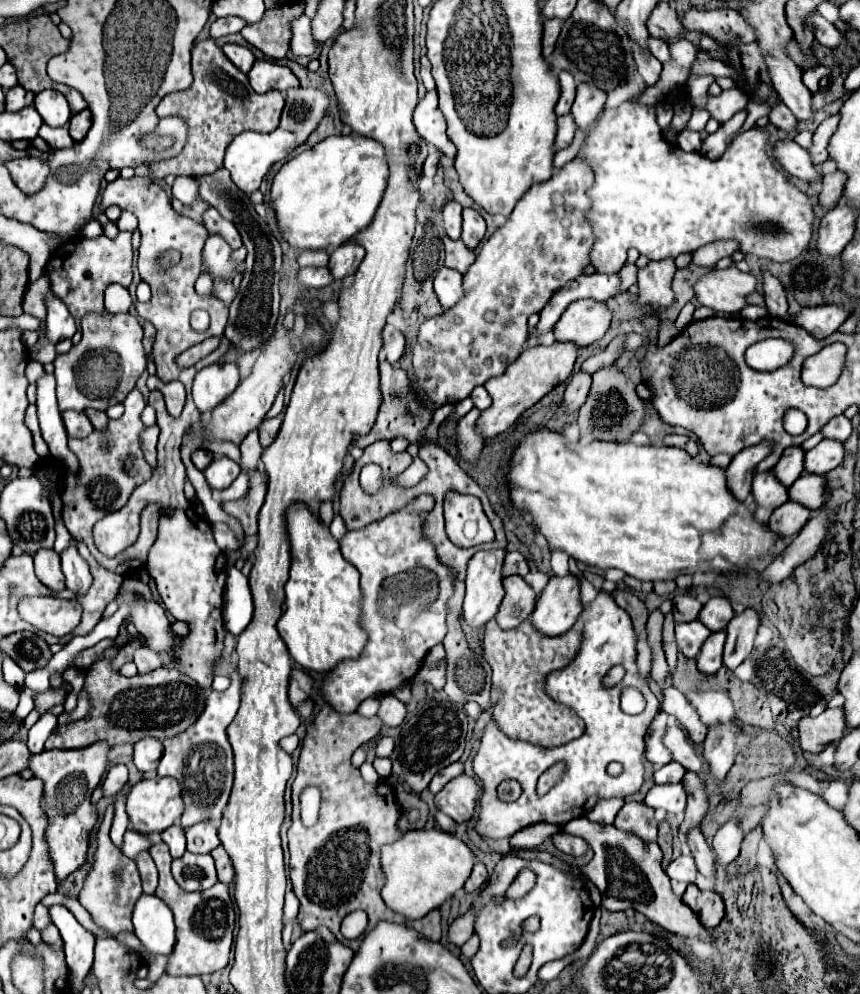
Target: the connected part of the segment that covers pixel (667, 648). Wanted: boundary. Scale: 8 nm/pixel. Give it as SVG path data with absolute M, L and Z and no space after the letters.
M675 643L672 644L662 644L663 650L665 652L666 660L669 665L670 671L673 672L677 666L678 662L678 648Z

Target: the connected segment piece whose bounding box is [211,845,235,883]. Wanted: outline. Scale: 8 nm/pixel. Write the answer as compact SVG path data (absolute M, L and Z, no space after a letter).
M219 845L211 855L213 855L215 865L217 865L219 881L223 881L223 883L231 883L231 881L233 881L233 877L235 877L235 871L233 871L231 857L229 857L229 855L227 855L227 851L223 849L223 845Z

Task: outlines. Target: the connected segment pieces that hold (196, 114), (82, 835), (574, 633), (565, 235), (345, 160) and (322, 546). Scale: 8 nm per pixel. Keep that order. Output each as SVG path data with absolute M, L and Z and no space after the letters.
M213 39L195 43L191 55L193 55L191 59L193 85L185 91L165 95L156 108L160 119L167 115L181 115L189 123L189 139L177 157L153 163L151 171L157 179L165 179L171 173L185 177L215 173L217 169L223 167L225 151L239 133L243 131L269 133L277 129L281 109L285 105L285 99L279 91L267 91L263 95L255 93L249 87L247 75L227 59L227 55L215 45Z
M97 741L83 749L43 751L39 755L33 755L29 763L29 769L35 773L35 777L45 781L43 809L49 817L47 841L59 881L73 873L77 867L81 867L85 861L89 833L97 823L97 809L91 805L89 797L93 789L101 783L103 773L109 769L109 749L111 747L105 741Z
M495 619L485 625L483 659L491 665L493 685L505 691L505 697L493 707L493 719L497 727L515 741L529 741L537 747L559 747L585 733L583 719L563 703L549 699L545 691L545 679L551 671L565 669L583 643L583 625L577 623L567 633L547 637L535 631L531 621L523 621L515 629L501 629Z
M573 159L555 171L551 179L533 185L523 195L523 199L519 199L507 223L499 227L477 253L475 263L463 277L465 297L461 303L439 317L427 319L421 325L417 345L413 347L413 367L417 383L425 389L437 407L445 403L459 403L469 397L477 385L483 385L487 379L501 375L505 367L517 359L521 343L525 343L529 335L529 315L541 313L551 295L565 287L569 281L577 279L591 263L589 253L593 249L595 235L587 219L591 211L587 189L591 189L593 181L595 173L591 165L585 159Z
M357 133L327 137L313 149L289 159L271 185L271 203L283 239L299 251L337 247L329 259L331 275L335 279L353 275L365 257L365 249L353 237L371 223L387 189L387 177L385 147Z
M303 503L289 507L287 533L291 539L291 575L285 585L287 609L277 621L277 629L295 663L305 671L329 673L341 661L357 659L369 639L361 627L359 571L343 559L339 543Z

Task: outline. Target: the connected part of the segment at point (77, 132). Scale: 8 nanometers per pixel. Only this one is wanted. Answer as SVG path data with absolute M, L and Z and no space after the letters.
M85 109L85 111L81 111L81 113L75 113L75 115L71 117L69 125L71 125L71 137L73 137L75 141L81 141L81 139L87 135L89 127L91 127L91 111Z

